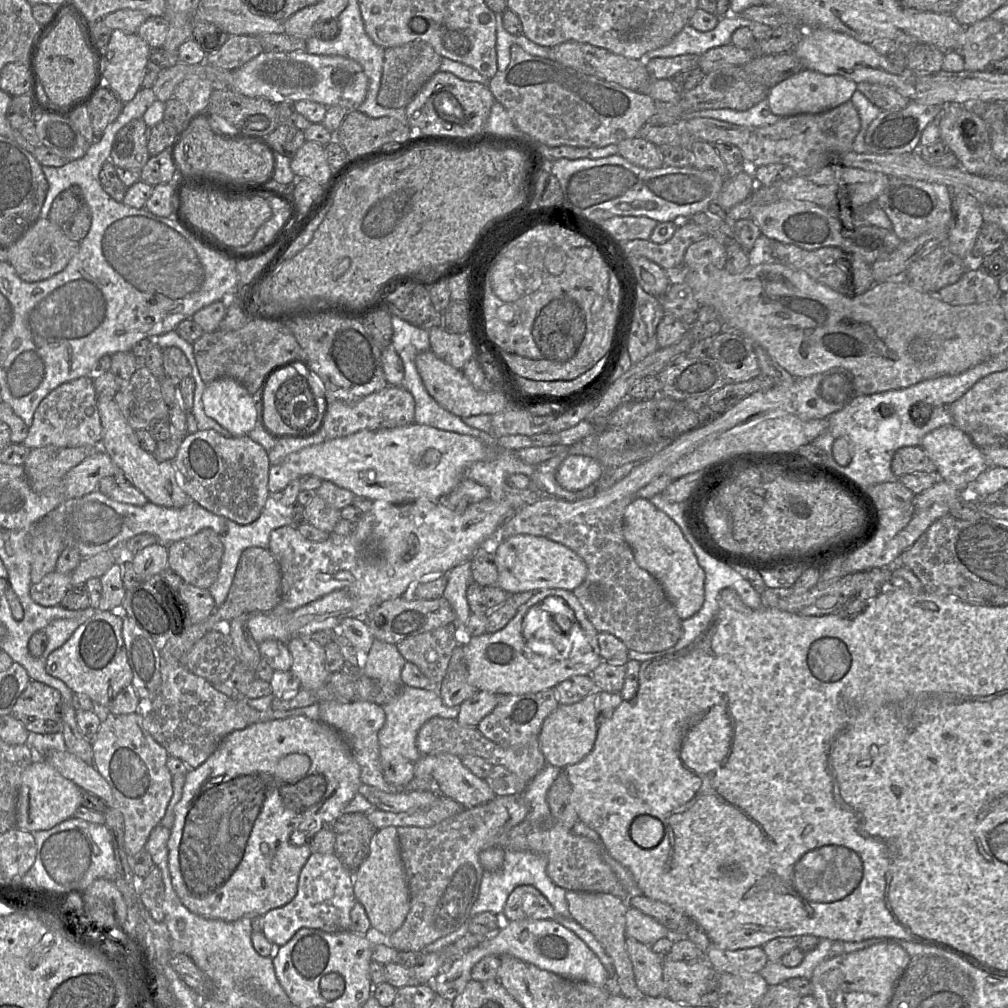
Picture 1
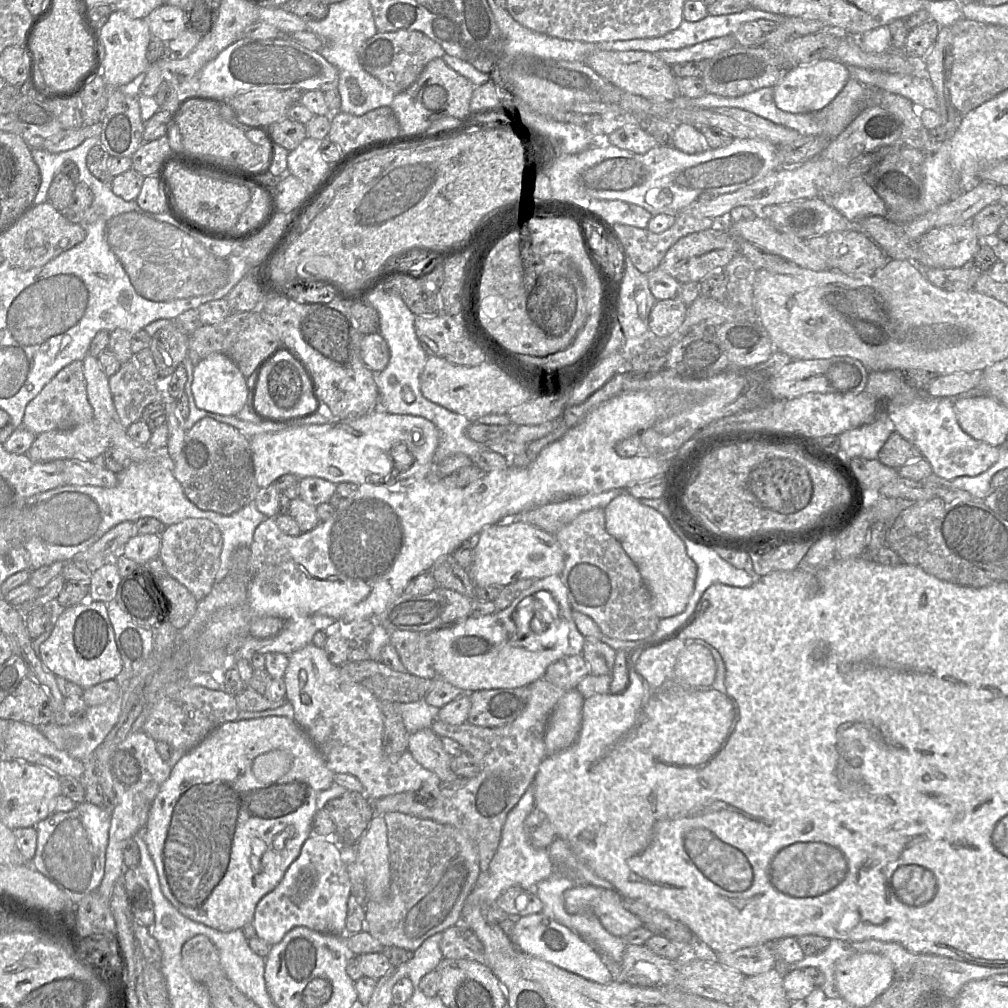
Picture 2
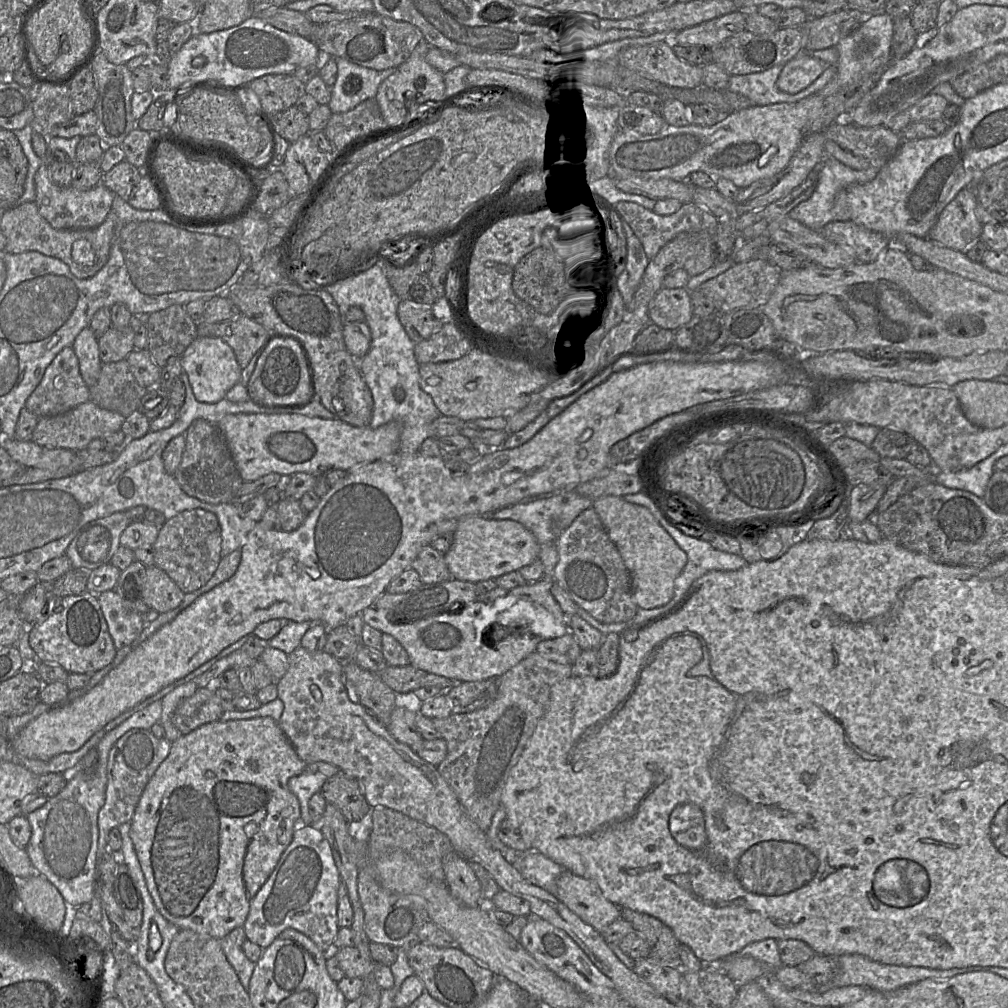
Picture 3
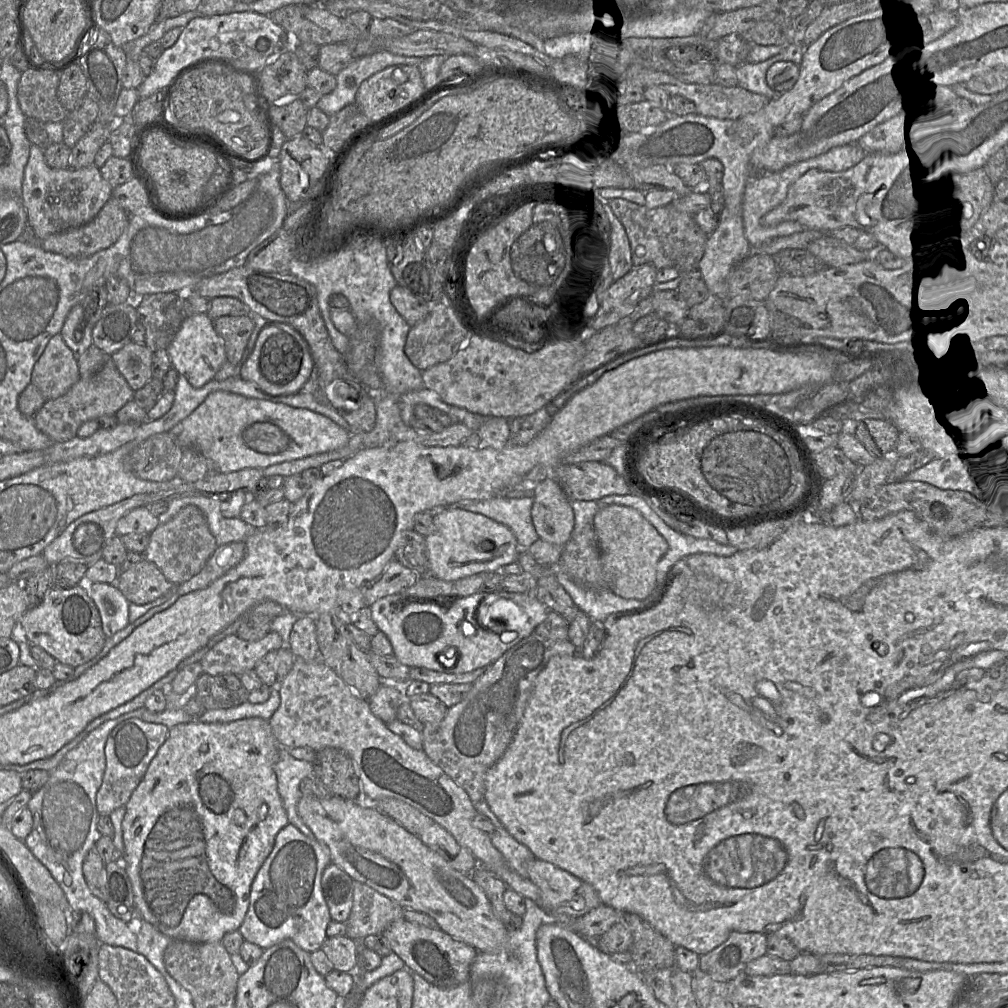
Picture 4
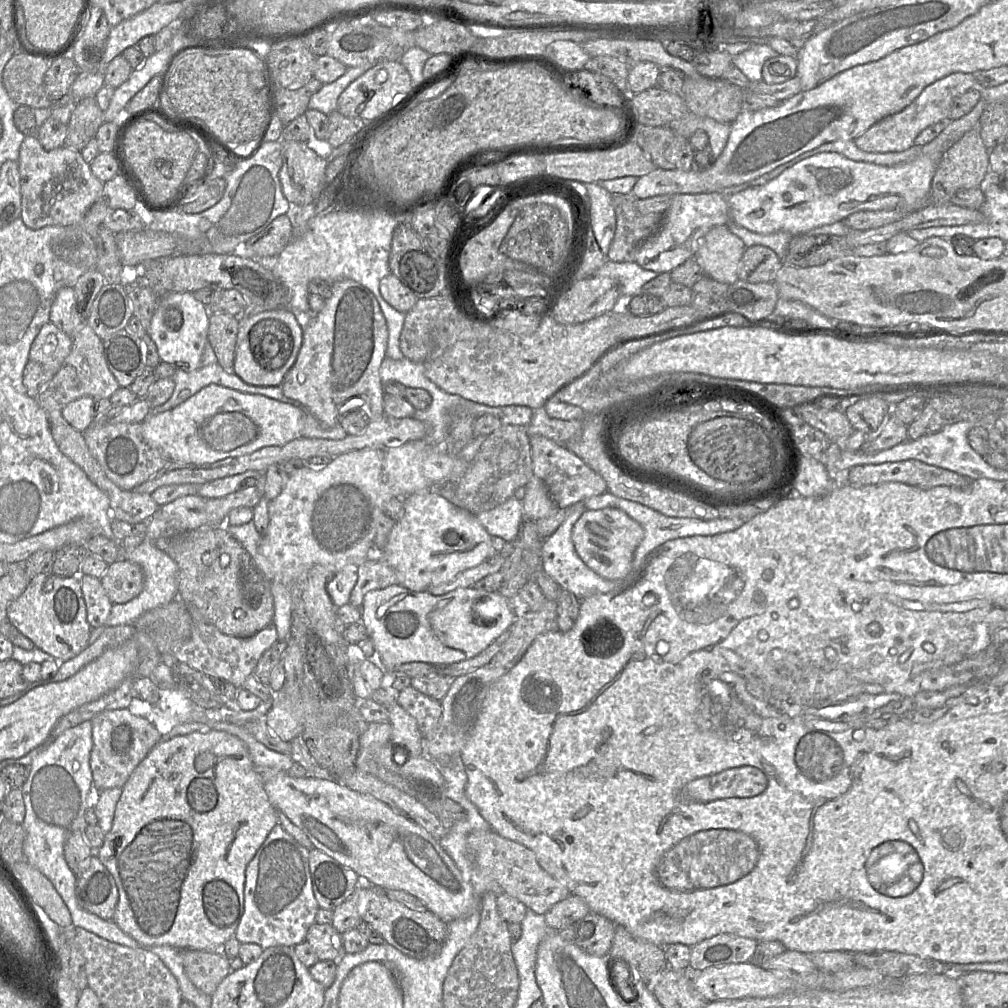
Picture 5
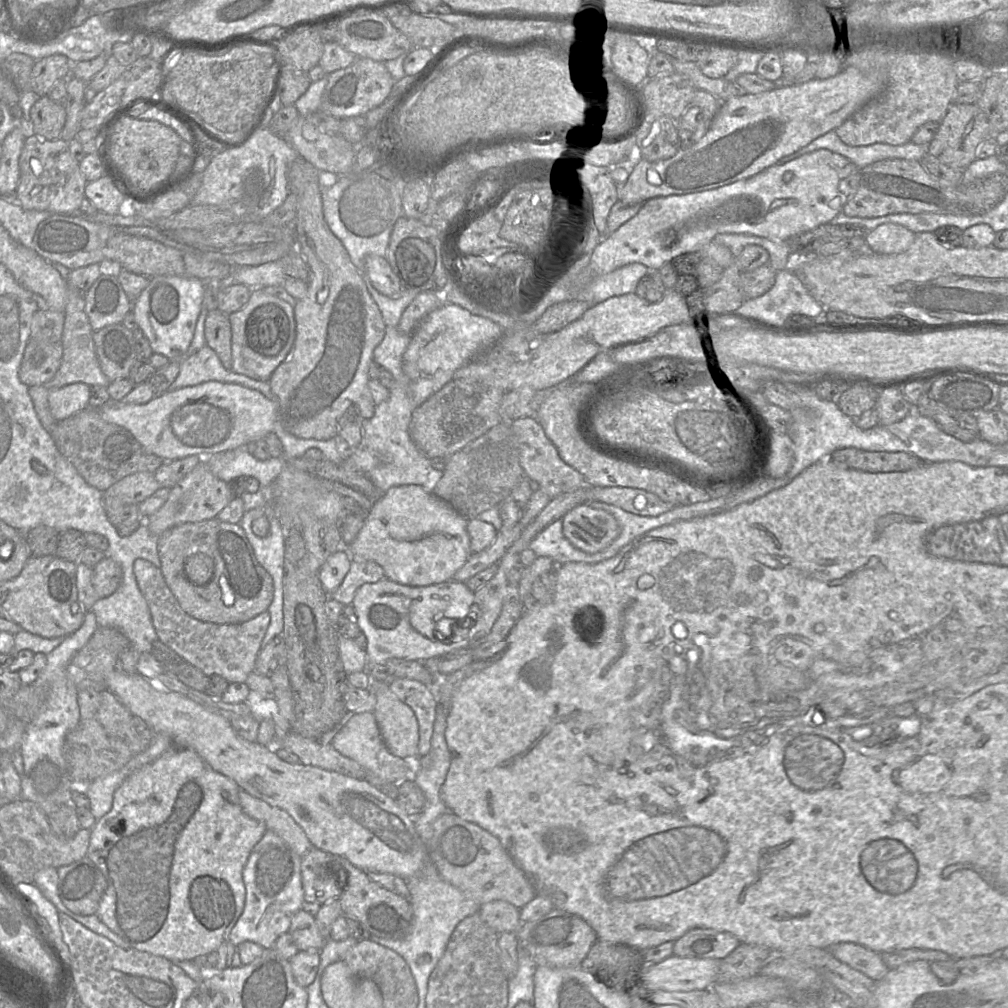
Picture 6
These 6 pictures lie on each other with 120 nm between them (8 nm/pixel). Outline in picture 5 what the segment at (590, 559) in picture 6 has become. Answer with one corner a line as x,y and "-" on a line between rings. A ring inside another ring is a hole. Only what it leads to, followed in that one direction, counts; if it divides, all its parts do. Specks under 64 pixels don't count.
584,502
574,504
569,508
568,517
551,536
543,540
541,547
543,571
554,579
561,588
568,590
580,600
596,593
619,593
627,589
636,580
636,571
633,570
632,572
631,570
625,579
608,580
590,569
577,554
572,540
572,530
577,520
587,508

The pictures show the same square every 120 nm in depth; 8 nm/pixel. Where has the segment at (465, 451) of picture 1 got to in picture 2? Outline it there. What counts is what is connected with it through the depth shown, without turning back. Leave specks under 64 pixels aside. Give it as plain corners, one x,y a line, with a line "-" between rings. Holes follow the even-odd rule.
371,411
359,418
351,418
328,424
291,426
276,433
261,433
250,438
255,479
260,488
268,488
283,475
300,478
318,477
334,484
351,482
357,486
365,483
380,484
387,481
426,479
434,474
434,453
439,445
439,430
429,420
414,415
398,415
-
417,445
418,462
410,469
401,469
395,463
405,459
407,446

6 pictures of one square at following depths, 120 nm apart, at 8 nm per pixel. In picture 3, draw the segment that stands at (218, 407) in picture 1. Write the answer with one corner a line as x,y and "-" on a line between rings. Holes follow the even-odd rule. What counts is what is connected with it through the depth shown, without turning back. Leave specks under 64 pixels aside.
197,337
180,356
197,401
217,403
241,380
241,371
233,349
221,338

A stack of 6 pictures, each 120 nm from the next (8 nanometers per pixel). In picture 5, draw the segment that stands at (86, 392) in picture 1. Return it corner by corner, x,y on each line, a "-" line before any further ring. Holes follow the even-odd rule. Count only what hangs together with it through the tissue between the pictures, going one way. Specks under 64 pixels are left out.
49,322
43,325
34,339
29,360
40,363
55,375
72,348
72,338

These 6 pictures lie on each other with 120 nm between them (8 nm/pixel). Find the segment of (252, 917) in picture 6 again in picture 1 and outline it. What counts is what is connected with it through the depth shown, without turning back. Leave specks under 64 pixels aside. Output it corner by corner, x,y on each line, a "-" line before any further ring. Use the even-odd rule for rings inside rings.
312,853
301,870
296,896
285,906
272,909
262,916
262,933
272,944
283,946
301,928
319,929
328,933
347,931
355,902
353,874
337,855

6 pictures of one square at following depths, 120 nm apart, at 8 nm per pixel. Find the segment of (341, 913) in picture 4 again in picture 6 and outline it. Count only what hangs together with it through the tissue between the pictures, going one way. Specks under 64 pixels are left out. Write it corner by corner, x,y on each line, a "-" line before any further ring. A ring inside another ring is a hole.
314,847
302,856
301,880
305,901
321,906
340,897
347,883
347,871
338,858

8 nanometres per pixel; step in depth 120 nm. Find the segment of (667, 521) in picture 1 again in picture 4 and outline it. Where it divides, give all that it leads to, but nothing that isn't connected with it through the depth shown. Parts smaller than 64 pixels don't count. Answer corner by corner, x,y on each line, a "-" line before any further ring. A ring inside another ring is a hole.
625,505
600,506
593,519
600,548
605,587
626,599
645,600
657,592
657,565
668,551
668,543
636,509

